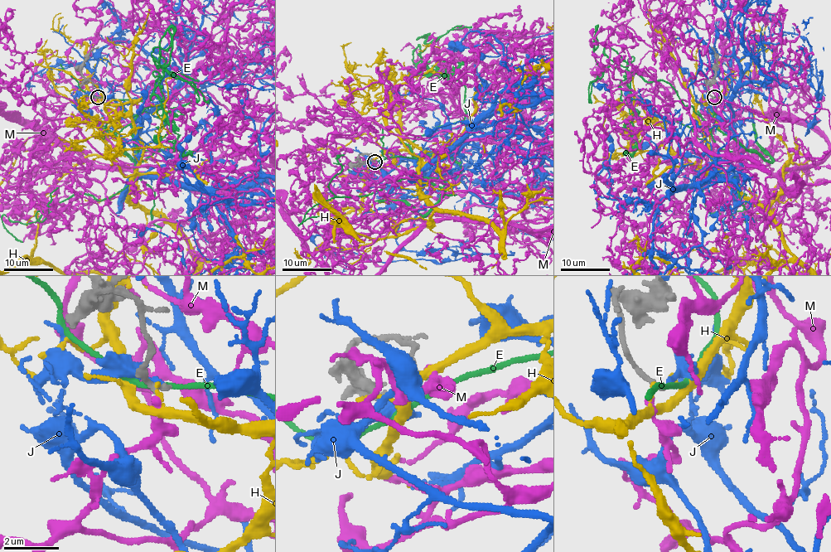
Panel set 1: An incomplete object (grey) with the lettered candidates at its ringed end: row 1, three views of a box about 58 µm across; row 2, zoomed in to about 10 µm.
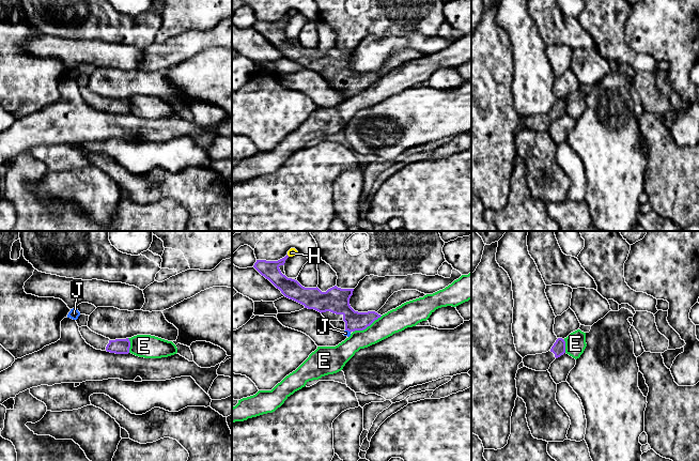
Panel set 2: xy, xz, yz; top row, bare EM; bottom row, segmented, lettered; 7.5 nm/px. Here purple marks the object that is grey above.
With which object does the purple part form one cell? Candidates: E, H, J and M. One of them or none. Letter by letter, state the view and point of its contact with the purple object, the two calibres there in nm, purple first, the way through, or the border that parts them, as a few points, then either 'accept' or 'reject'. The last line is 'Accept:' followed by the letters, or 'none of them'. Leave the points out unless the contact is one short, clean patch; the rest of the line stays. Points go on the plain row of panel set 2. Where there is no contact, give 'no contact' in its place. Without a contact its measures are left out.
E: contact xz (367, 87); calibres 140 and 180 nm; border xz (382, 76), (364, 89), (353, 92); reject
H: no contact; reject
J: contact xz (347, 90); calibres 190 and 50 nm; border xz (345, 90), (350, 92); reject
M: no contact; reject
Accept: none of them

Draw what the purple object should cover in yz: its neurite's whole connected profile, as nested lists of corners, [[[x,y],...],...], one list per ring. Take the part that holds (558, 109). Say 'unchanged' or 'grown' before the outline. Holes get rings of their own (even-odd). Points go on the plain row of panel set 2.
grown; [[[558,98],[548,112],[535,116],[527,116],[523,119],[523,123],[524,126],[529,129],[535,132],[546,132],[549,129],[550,124],[564,113],[565,102],[562,98]]]

